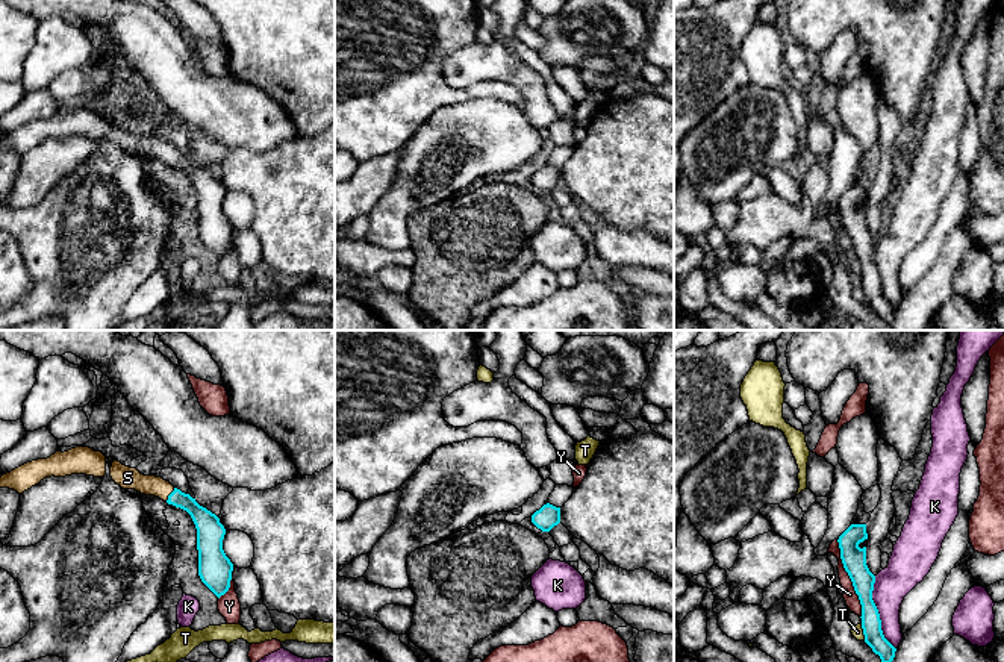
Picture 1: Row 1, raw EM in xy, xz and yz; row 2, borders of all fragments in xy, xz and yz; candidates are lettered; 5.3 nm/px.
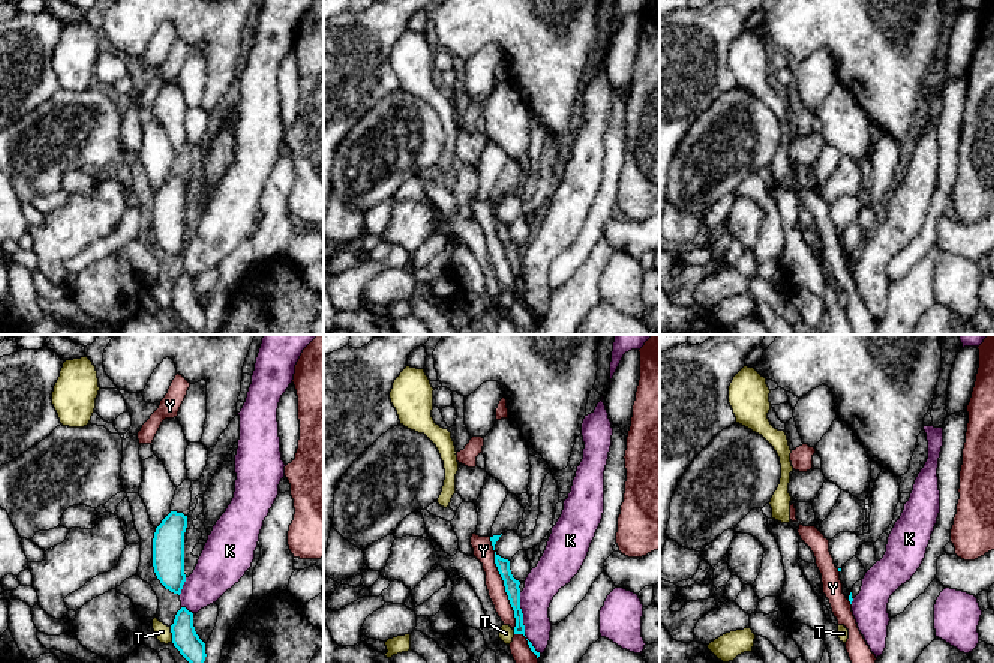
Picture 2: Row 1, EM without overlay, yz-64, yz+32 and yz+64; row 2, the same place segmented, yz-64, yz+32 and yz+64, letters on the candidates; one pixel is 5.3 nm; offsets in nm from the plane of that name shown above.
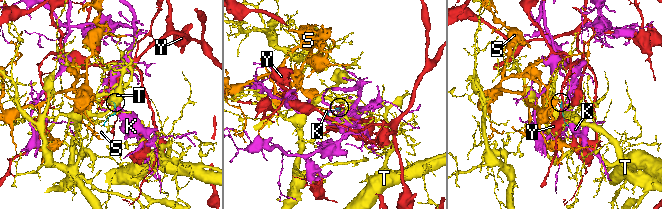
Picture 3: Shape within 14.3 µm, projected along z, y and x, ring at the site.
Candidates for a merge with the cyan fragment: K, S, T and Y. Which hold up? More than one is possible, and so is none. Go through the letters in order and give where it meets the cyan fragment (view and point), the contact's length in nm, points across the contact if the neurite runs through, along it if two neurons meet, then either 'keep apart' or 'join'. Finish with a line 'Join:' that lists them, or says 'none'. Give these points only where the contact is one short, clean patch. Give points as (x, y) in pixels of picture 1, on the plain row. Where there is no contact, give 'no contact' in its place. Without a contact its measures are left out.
K: yz (877, 273) | 400 nm | along yz (874, 237), (873, 262), (879, 274), (880, 290), (895, 309) | keep apart
S: xy (170, 155) | 90 nm | across xy (206, 184), (185, 162), (170, 155), (158, 147), (127, 138) | join
T: yz (863, 293) | 90 nm | along yz (860, 285), (865, 300) | keep apart
Y: yz (850, 238) | 440 nm | keep apart
Join: S

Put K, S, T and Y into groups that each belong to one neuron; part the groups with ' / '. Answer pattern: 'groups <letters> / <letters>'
groups K / S / T / Y

